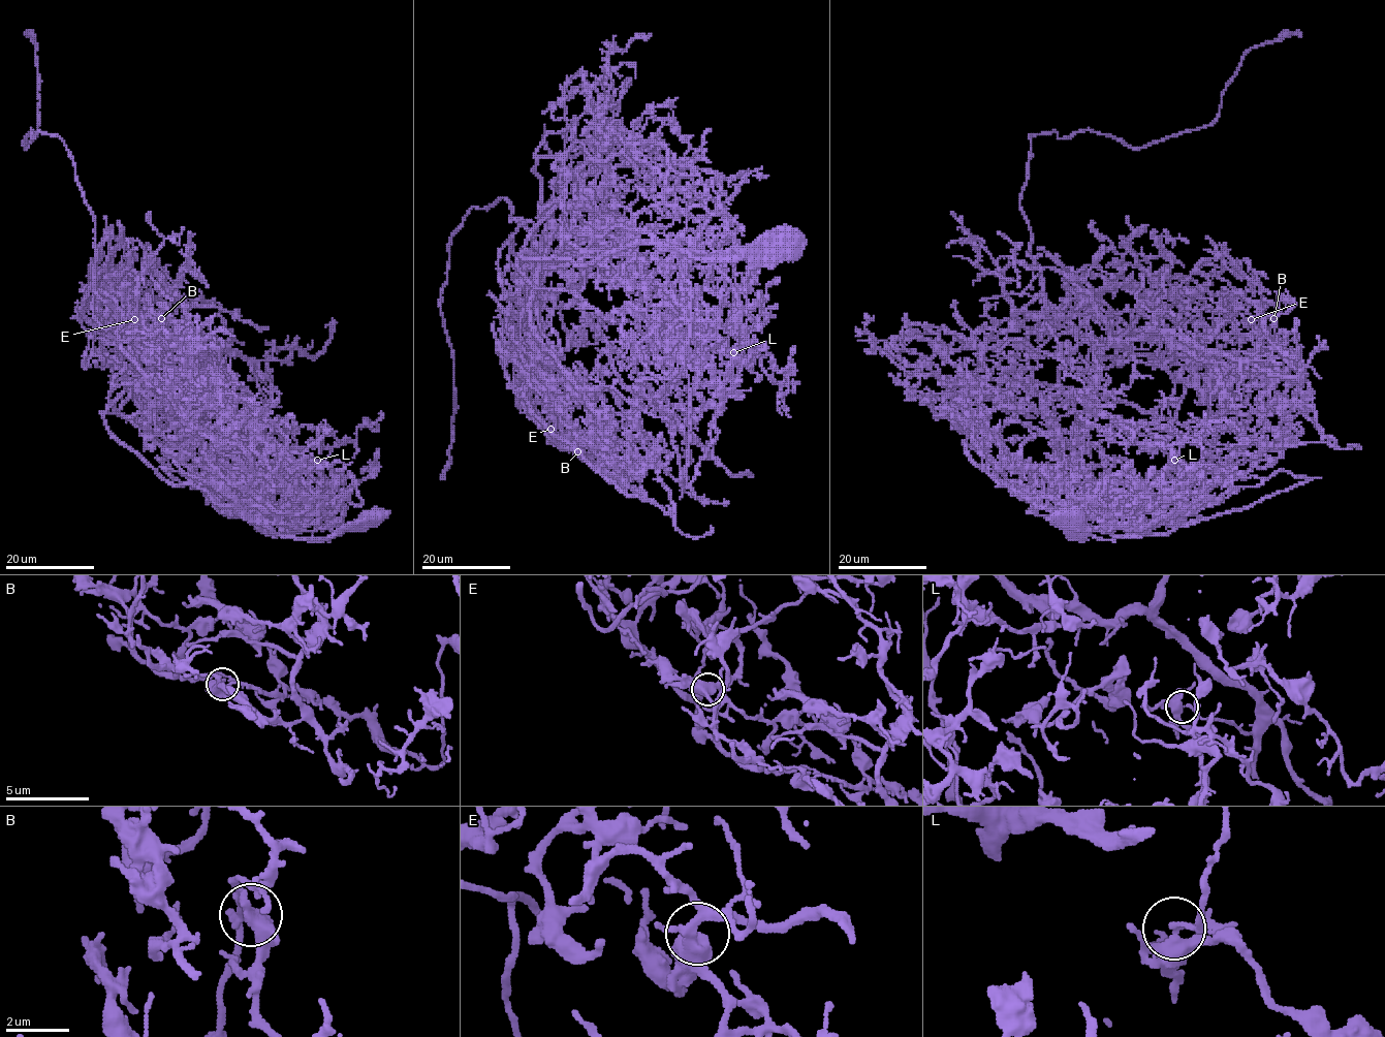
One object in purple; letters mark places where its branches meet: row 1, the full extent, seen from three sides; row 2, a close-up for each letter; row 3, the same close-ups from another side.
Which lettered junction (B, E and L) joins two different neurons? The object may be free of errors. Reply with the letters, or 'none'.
L

